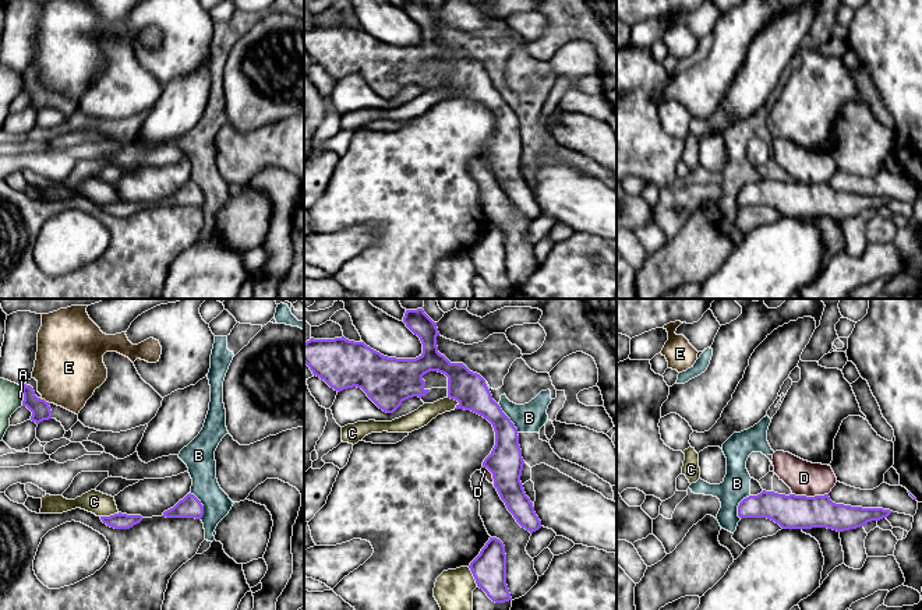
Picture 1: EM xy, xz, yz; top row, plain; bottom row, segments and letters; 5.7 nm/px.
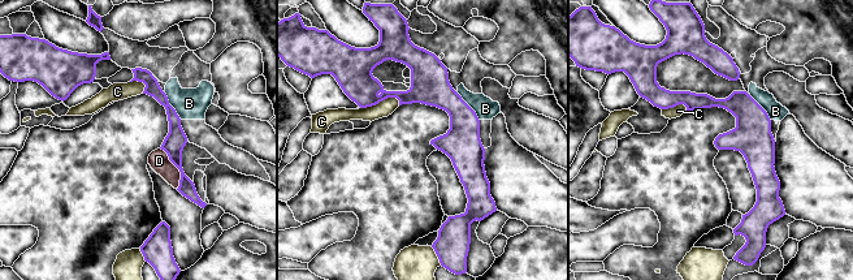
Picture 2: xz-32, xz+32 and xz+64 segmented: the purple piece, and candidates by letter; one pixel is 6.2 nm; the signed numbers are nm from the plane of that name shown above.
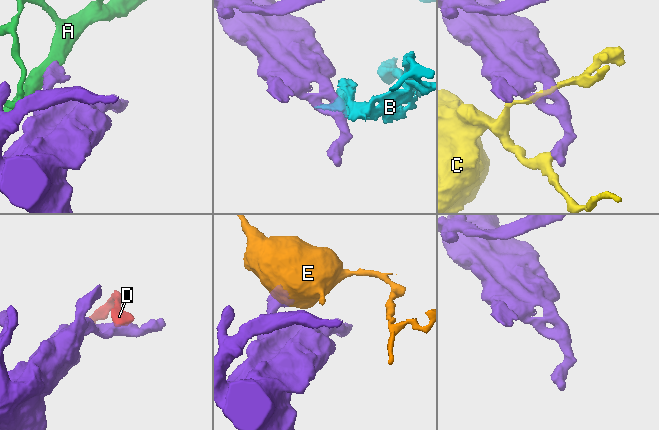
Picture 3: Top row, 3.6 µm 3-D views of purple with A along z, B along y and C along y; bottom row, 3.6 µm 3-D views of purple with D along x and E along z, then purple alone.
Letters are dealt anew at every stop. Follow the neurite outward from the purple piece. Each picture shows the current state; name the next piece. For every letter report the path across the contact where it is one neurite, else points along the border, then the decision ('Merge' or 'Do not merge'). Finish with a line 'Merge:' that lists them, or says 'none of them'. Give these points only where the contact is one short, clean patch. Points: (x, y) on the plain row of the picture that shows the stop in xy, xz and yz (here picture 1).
A: Boundary: xy (20, 73), (23, 92). Do not merge
B: Boundary: xz (497, 91), (518, 120). Do not merge
C: Do not merge
D: Path across: yz (791, 198), (797, 198), (811, 184), (811, 172), (804, 165). Merge
E: Do not merge
Merge: D

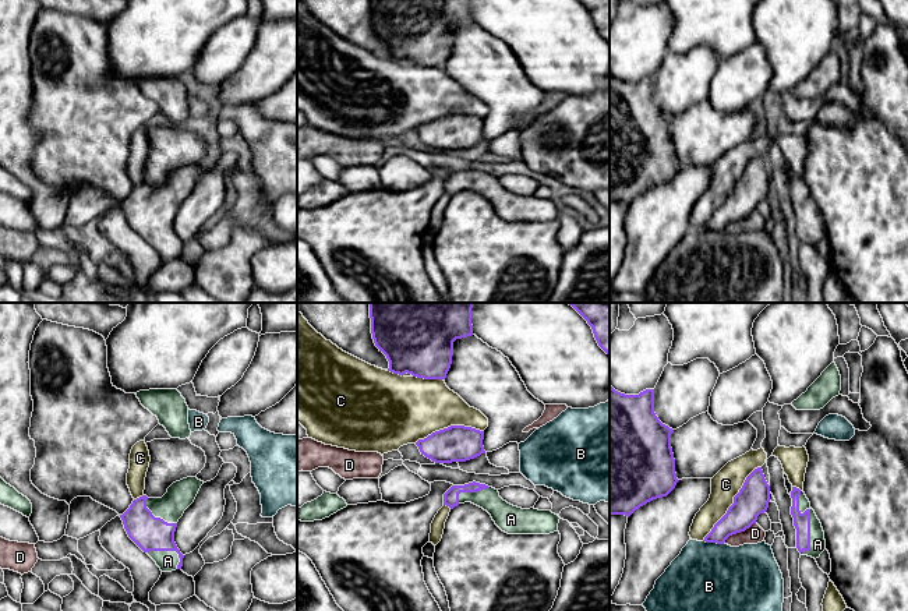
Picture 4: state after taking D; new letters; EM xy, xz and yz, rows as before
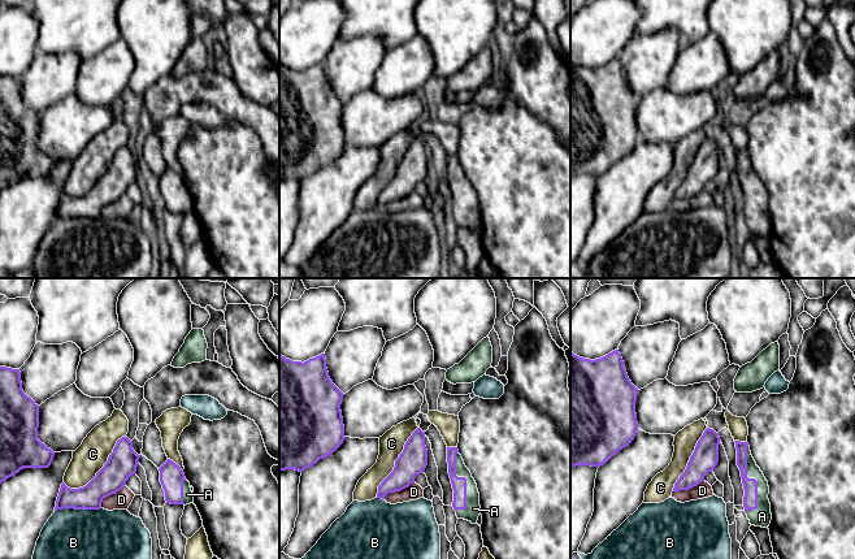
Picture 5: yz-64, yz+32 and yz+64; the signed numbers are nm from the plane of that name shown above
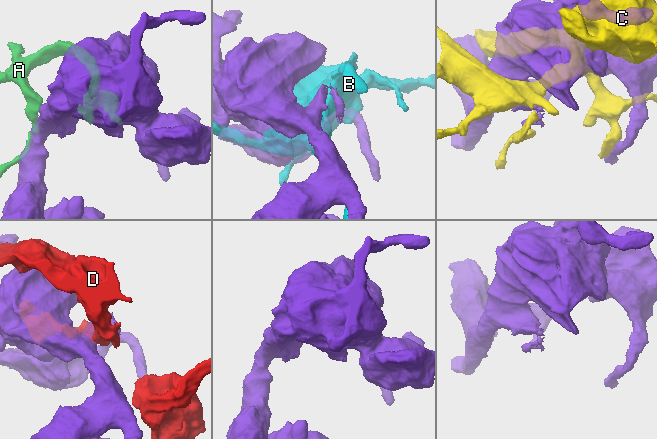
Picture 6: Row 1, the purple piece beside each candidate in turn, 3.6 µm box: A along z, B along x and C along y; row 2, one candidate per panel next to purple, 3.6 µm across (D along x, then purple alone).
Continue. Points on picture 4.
A: Merge
B: Do not merge
C: Do not merge
D: Do not merge
Merge: A

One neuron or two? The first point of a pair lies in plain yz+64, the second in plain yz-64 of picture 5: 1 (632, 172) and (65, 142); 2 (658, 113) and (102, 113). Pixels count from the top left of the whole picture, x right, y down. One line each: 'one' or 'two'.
1: two
2: one

